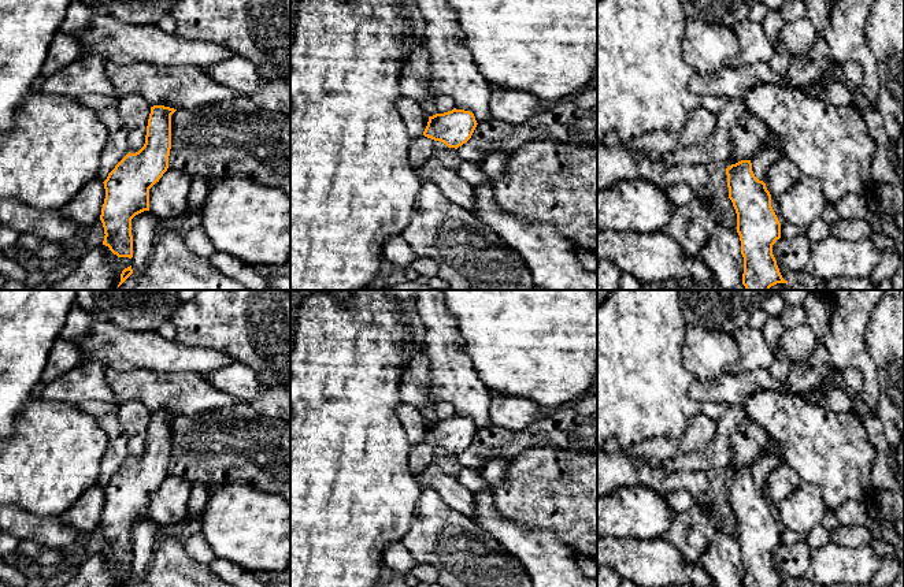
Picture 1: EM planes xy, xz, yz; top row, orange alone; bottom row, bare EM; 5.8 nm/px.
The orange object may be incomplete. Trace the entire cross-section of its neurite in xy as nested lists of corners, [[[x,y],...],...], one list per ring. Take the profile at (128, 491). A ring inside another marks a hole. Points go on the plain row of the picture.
[[[164,412],[151,413],[144,453],[136,460],[129,458],[103,488],[103,551],[118,564],[133,564],[131,525],[149,517],[149,495],[168,475],[171,421],[175,417]]]

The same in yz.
[[[767,447],[751,467],[726,475],[744,564],[742,587],[785,587],[773,561],[773,551],[781,545],[781,530],[764,490],[771,471],[782,462],[783,458]]]

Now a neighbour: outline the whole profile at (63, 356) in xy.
[[[58,337],[53,346],[49,350],[48,361],[41,375],[41,382],[49,384],[59,376],[66,375],[81,361],[82,354],[68,341]]]

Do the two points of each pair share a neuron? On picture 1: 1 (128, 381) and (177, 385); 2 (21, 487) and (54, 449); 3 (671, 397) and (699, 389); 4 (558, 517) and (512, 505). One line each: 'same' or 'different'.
1: same
2: same
3: different
4: same

